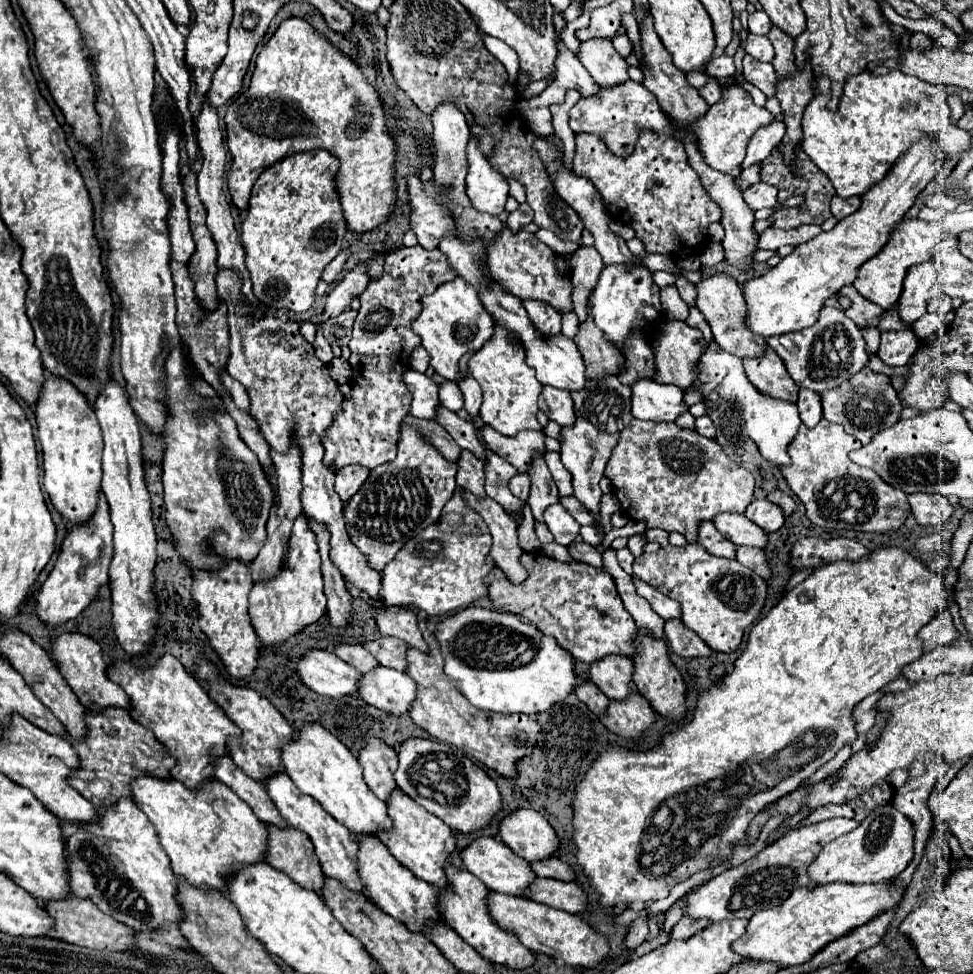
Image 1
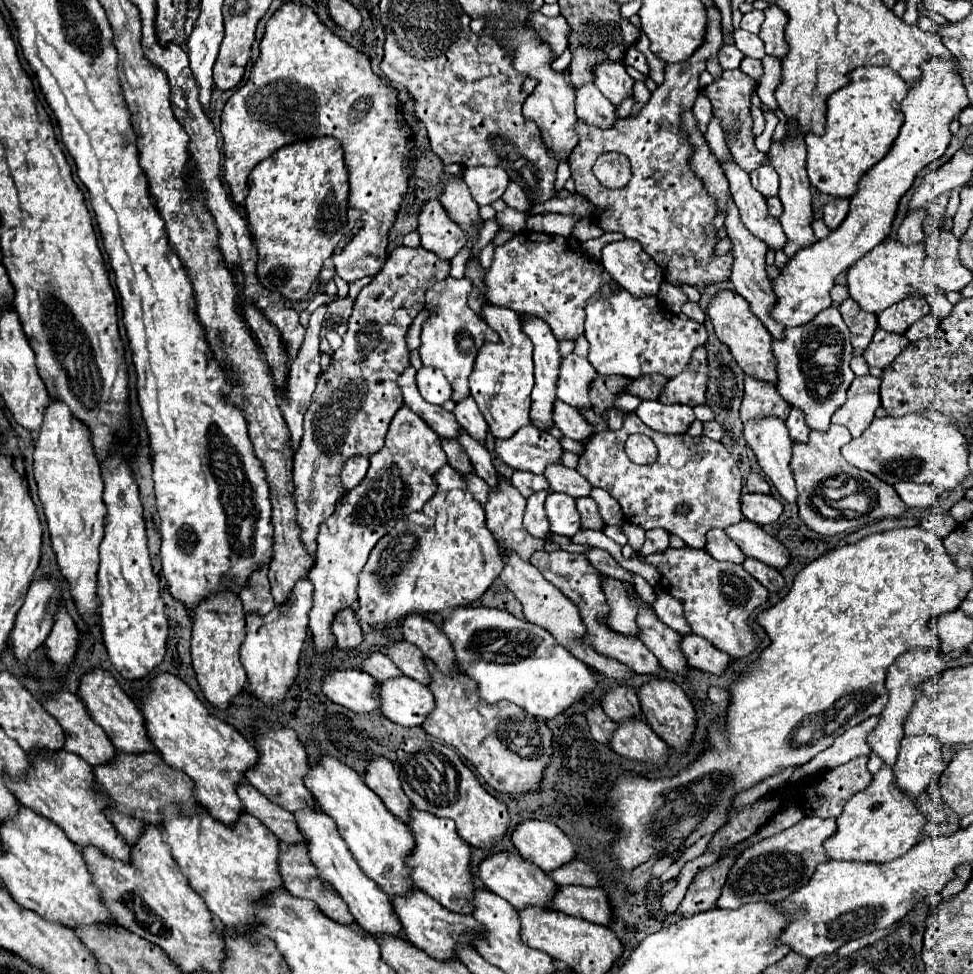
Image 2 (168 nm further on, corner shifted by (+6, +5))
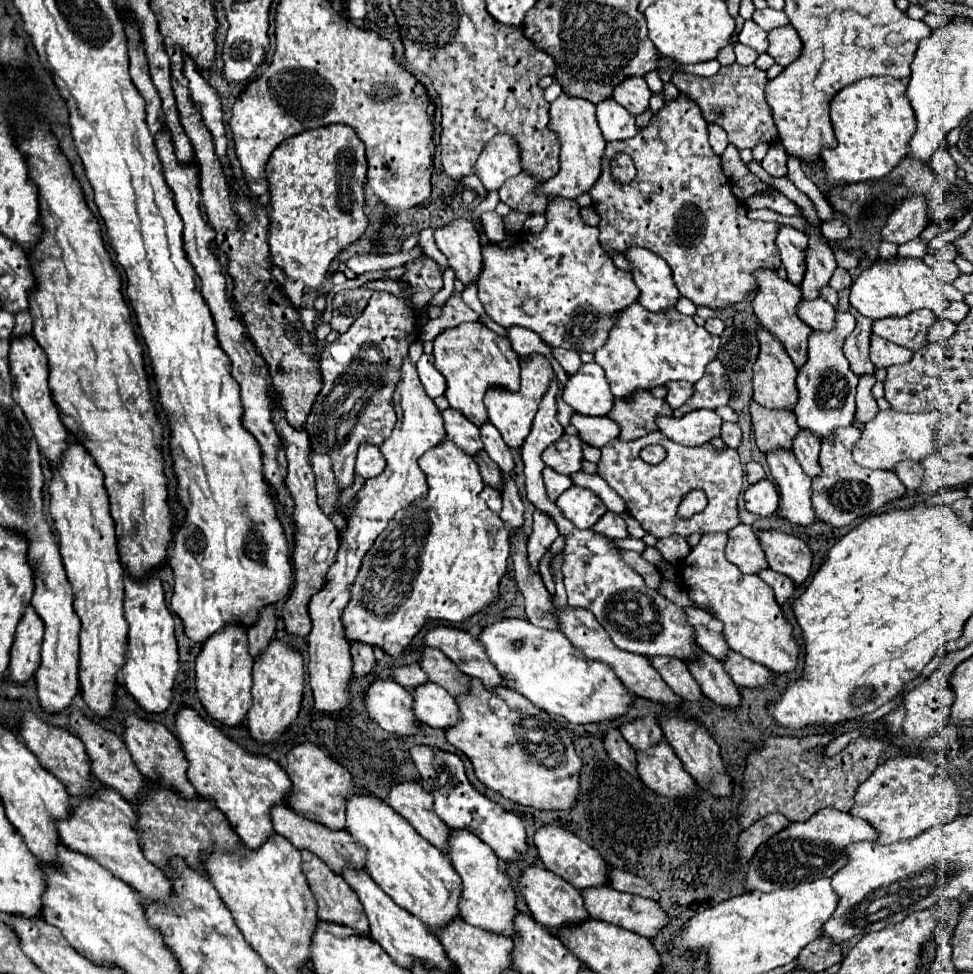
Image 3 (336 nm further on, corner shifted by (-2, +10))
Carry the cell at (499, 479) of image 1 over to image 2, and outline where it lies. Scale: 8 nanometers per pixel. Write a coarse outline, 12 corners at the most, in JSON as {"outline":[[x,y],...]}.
{"outline":[[498,474],[486,524],[522,560],[546,540],[522,526],[526,498]]}

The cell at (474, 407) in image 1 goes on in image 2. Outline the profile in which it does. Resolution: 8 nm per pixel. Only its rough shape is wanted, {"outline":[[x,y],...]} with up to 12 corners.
{"outline":[[472,396],[456,402],[454,416],[484,442],[488,426]]}

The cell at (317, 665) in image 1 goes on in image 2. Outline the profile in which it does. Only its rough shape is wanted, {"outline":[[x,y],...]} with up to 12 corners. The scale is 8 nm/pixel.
{"outline":[[330,670],[322,692],[354,712],[378,712],[378,682],[362,670]]}

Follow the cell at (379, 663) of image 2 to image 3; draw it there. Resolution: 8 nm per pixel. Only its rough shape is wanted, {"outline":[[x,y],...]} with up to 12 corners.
{"outline":[[418,663],[394,669],[394,681],[406,689],[428,683]]}

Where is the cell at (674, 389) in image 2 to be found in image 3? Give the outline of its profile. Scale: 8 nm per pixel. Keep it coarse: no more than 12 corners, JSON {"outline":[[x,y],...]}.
{"outline":[[716,359],[694,385],[690,401],[674,411],[718,409],[732,395],[724,365]]}

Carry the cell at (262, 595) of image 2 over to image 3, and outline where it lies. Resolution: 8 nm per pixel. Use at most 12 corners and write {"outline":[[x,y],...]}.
{"outline":[[274,607],[262,609],[258,625],[248,629],[248,653],[256,659],[272,641]]}

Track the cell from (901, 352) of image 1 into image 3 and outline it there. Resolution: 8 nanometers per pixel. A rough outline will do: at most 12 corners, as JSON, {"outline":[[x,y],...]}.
{"outline":[[870,337],[870,361],[876,369],[906,363],[910,349]]}

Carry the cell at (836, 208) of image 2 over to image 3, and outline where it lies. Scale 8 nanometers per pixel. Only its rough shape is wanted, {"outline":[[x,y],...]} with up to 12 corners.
{"outline":[[842,219],[822,223],[828,241],[842,241],[850,233]]}

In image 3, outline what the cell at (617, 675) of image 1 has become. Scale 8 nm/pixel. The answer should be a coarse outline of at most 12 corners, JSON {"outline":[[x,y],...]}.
{"outline":[[652,715],[620,727],[622,737],[638,753],[664,737]]}

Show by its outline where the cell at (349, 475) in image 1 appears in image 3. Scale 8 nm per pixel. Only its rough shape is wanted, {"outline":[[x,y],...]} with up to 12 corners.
{"outline":[[362,443],[356,473],[378,477],[386,459],[376,445]]}

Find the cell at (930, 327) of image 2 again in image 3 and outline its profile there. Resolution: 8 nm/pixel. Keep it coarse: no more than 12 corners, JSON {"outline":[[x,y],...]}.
{"outline":[[936,319],[928,341],[948,341],[956,325]]}

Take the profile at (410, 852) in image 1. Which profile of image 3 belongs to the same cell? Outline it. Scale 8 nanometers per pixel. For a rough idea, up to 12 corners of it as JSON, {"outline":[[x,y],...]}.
{"outline":[[452,831],[468,925],[516,935],[516,893],[496,853]]}

